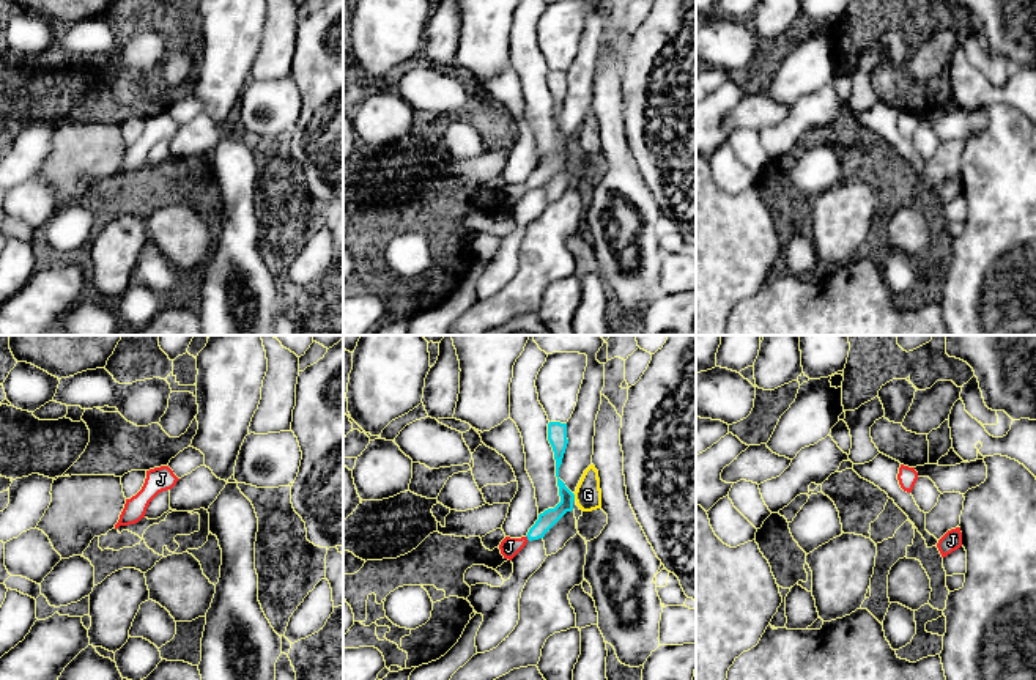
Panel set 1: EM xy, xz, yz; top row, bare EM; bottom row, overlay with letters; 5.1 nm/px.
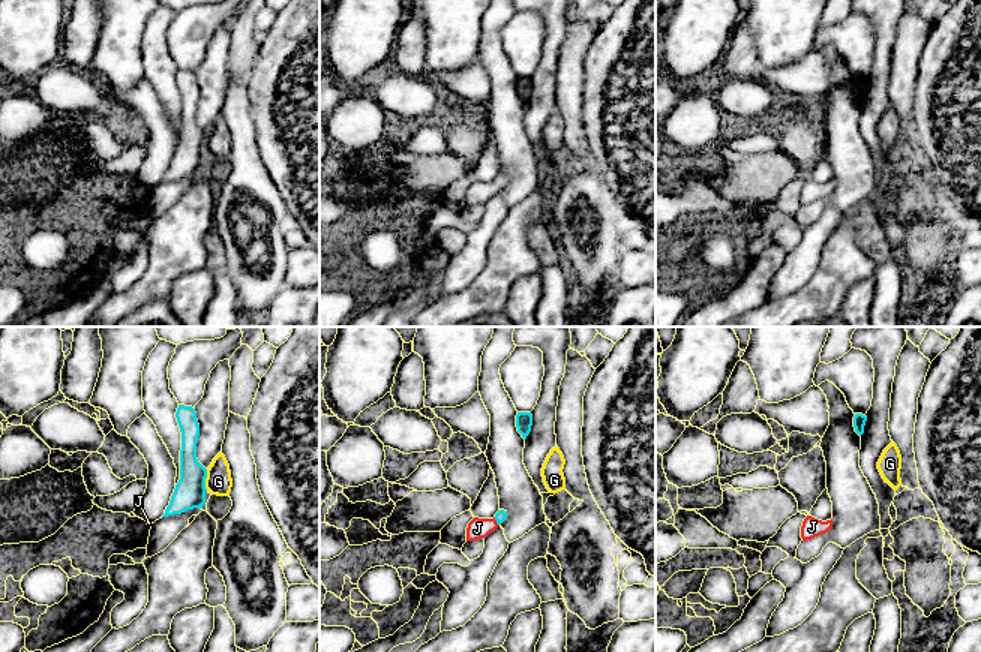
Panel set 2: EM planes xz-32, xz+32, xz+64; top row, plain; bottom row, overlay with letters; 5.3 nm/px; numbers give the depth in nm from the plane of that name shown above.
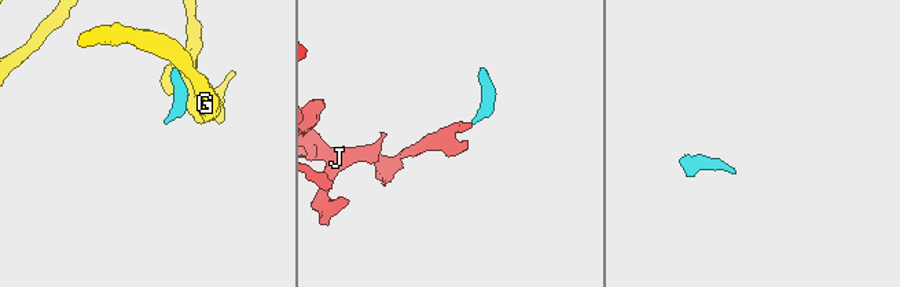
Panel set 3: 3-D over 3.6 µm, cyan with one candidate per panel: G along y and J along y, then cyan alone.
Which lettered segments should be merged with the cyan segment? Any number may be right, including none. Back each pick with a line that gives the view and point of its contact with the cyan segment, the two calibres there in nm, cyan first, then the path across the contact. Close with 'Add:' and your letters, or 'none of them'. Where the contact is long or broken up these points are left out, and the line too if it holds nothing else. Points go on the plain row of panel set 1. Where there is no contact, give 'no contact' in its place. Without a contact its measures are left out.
J: contact xz (528, 186); calibres 90 and 100 nm; way xz (548, 166), (528, 186), (509, 194)
Add: J

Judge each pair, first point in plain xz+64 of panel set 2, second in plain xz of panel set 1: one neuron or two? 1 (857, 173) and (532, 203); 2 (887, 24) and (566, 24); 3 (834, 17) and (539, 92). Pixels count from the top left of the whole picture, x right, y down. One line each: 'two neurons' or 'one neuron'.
1: two neurons
2: two neurons
3: one neuron

